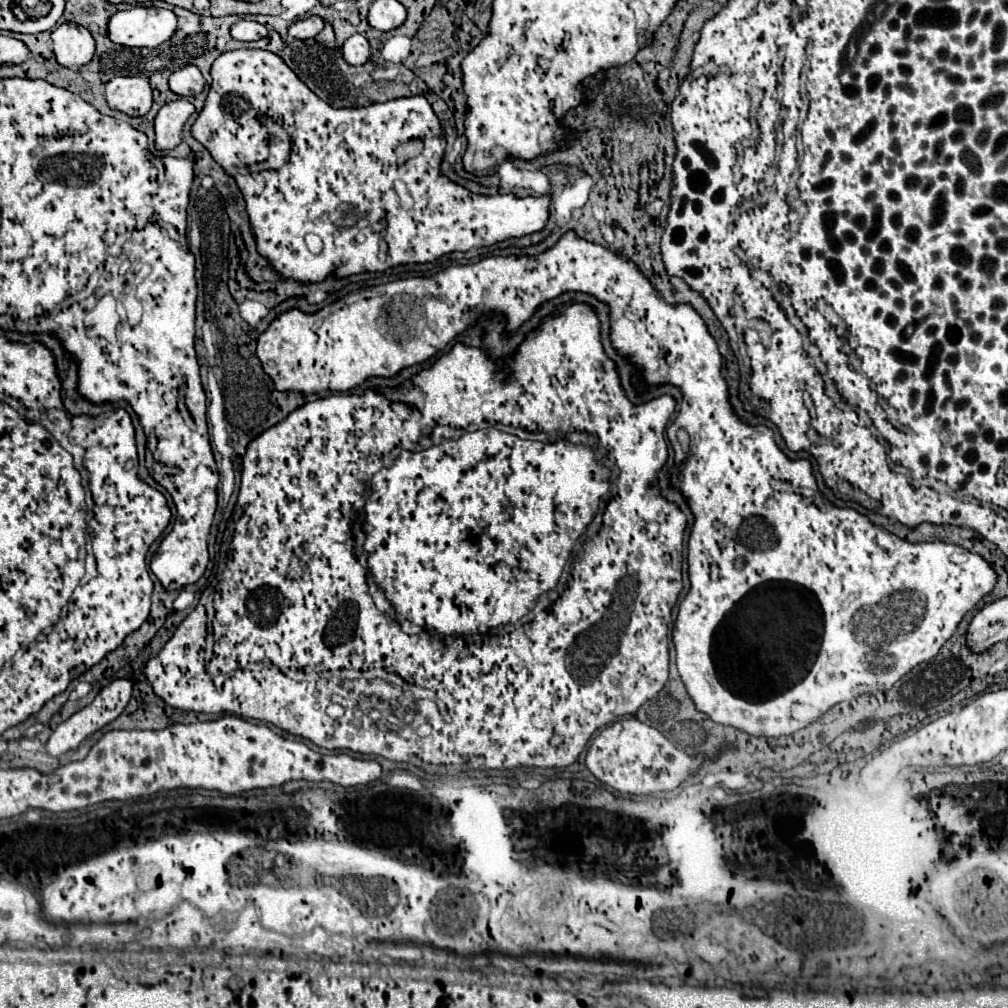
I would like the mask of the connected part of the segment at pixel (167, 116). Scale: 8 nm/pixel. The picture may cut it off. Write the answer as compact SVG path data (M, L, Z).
M178 99L172 103L166 103L156 119L154 119L154 129L156 129L156 149L166 151L174 149L180 143L182 127L188 121L188 117L194 113L194 105L186 99Z

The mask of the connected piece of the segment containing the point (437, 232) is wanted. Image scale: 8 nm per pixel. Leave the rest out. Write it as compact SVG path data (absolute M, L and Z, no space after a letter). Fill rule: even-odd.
M238 49L238 51L226 51L222 53L214 63L212 63L212 87L208 91L208 97L206 97L206 103L204 103L204 109L200 111L198 119L194 121L192 125L192 135L194 139L198 139L208 151L210 155L214 157L214 161L226 171L230 173L242 195L244 201L246 201L246 211L248 211L248 217L250 217L250 227L254 231L254 237L256 237L256 249L258 253L272 263L272 269L282 277L282 279L292 279L292 281L298 281L298 283L320 283L328 277L336 277L336 279L342 279L342 277L350 277L350 275L358 275L358 273L376 273L376 271L386 271L390 267L396 267L396 265L408 265L408 263L432 263L436 261L440 255L448 255L448 253L454 253L454 251L470 251L470 249L478 249L478 247L492 247L496 243L502 243L506 239L520 239L520 237L526 237L526 235L532 235L532 233L538 233L546 227L548 223L548 215L550 215L550 201L552 197L550 195L540 195L540 197L516 197L512 193L506 193L506 195L480 195L480 193L472 193L468 191L466 187L450 181L448 177L442 175L440 171L440 163L442 163L442 157L444 157L444 147L446 147L446 141L444 137L440 135L440 119L436 117L436 113L432 111L432 105L428 103L426 97L422 95L414 95L414 97L400 97L400 99L392 99L392 101L386 101L386 103L372 103L372 105L366 105L366 107L350 107L350 109L334 109L330 107L328 103L324 103L318 95L314 95L296 75L292 69L288 69L288 65L276 55L276 53L270 53L270 51L262 51L262 49ZM260 115L272 115L274 119L278 119L280 123L284 123L284 127L288 129L290 137L292 137L292 155L290 159L286 161L286 165L278 171L252 171L250 167L256 165L256 163L262 163L266 161L266 151L270 149L270 133L268 129L260 123ZM408 139L422 139L424 145L422 145L422 151L414 157L408 157L404 155L404 159L398 159L398 151L394 151L400 143L408 141ZM396 181L402 181L408 189L408 195L412 197L410 205L402 205L402 201L398 199L398 193L394 191L394 183ZM306 233L316 233L322 243L324 243L324 251L320 255L312 255L304 243L304 235Z

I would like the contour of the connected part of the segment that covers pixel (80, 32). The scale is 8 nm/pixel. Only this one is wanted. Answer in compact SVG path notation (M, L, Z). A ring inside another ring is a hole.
M62 23L50 33L52 51L62 67L82 67L94 55L94 39L90 31L76 23Z

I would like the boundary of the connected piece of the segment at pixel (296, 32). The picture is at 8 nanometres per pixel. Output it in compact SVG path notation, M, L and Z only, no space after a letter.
M308 17L304 21L296 21L290 25L288 29L288 35L294 37L294 39L308 39L308 37L314 37L322 31L324 27L324 19L322 17Z

